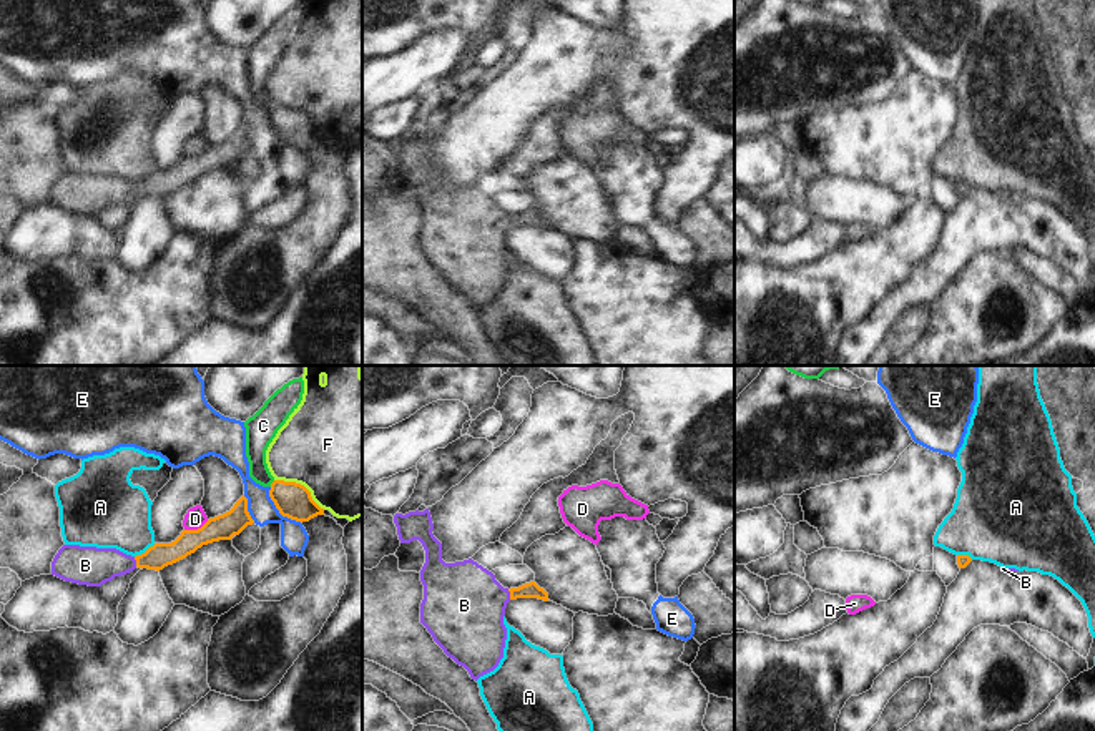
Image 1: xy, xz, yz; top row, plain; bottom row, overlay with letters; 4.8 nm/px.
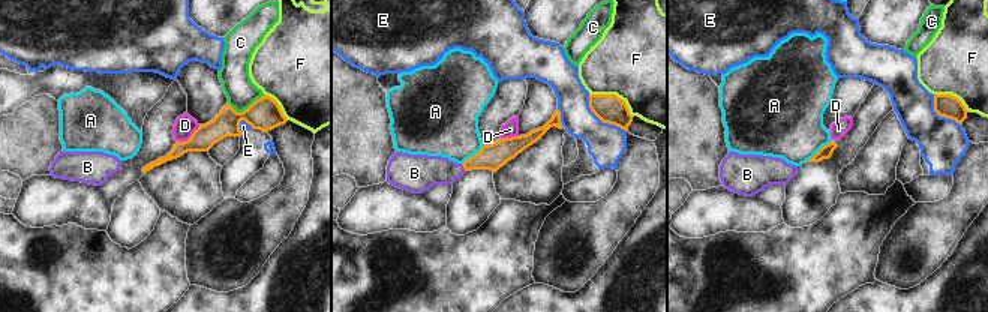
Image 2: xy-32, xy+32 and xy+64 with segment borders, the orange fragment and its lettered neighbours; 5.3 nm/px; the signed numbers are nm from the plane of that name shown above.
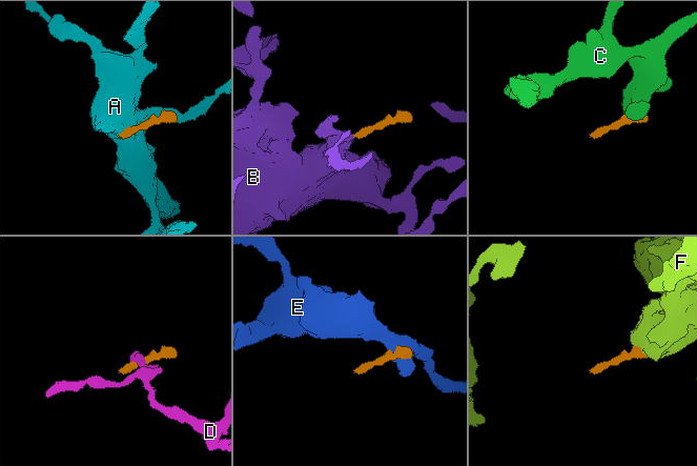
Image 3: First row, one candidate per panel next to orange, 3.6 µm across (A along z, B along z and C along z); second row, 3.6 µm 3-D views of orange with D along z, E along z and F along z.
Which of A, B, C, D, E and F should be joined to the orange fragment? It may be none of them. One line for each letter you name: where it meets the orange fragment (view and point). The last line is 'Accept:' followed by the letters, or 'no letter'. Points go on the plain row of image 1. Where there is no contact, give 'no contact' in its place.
B: meets orange in xy at (137, 190)
Accept: B

